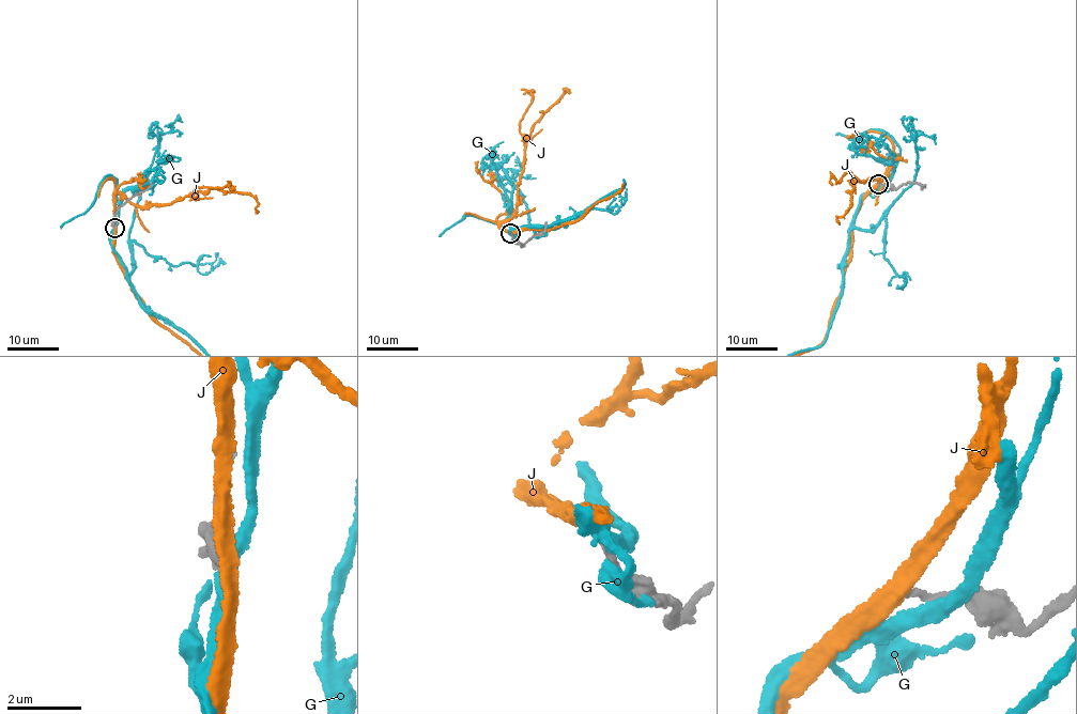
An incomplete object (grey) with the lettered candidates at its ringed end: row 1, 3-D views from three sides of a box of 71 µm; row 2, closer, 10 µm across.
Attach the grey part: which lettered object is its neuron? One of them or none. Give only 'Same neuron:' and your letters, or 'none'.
Same neuron: J

